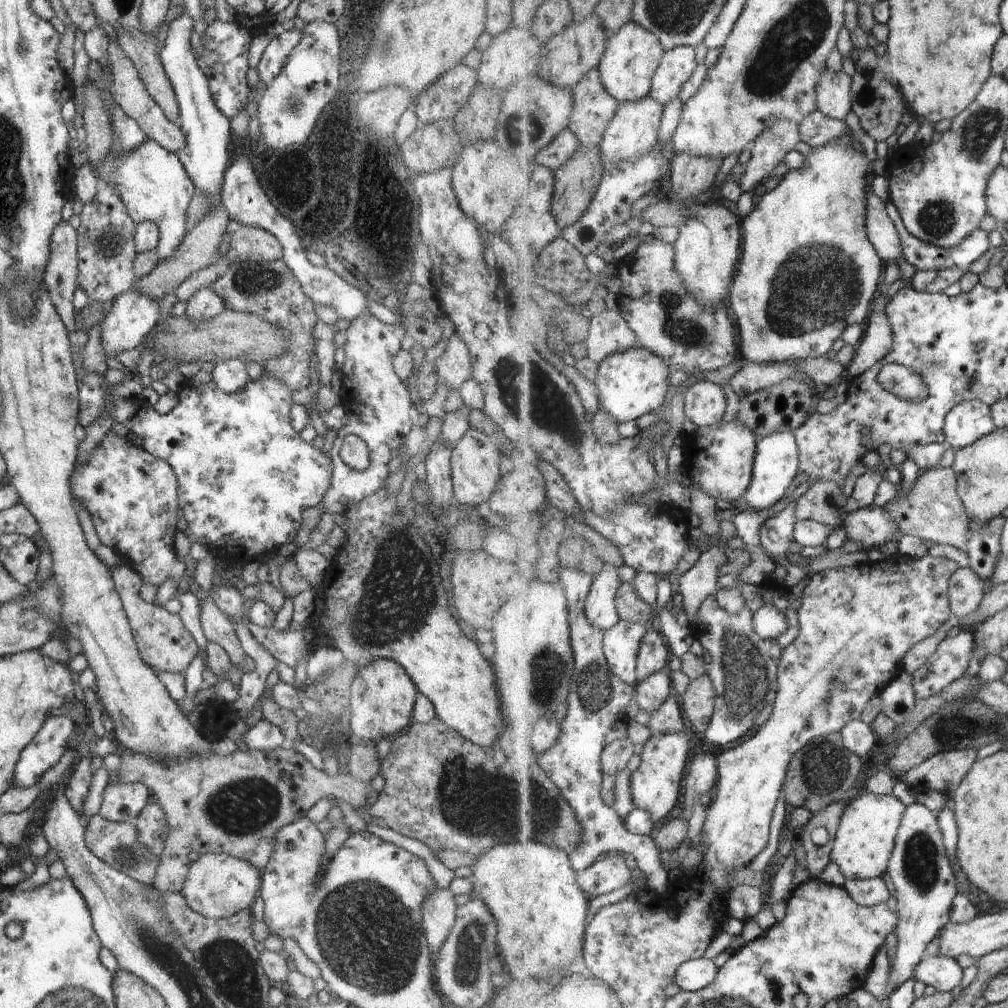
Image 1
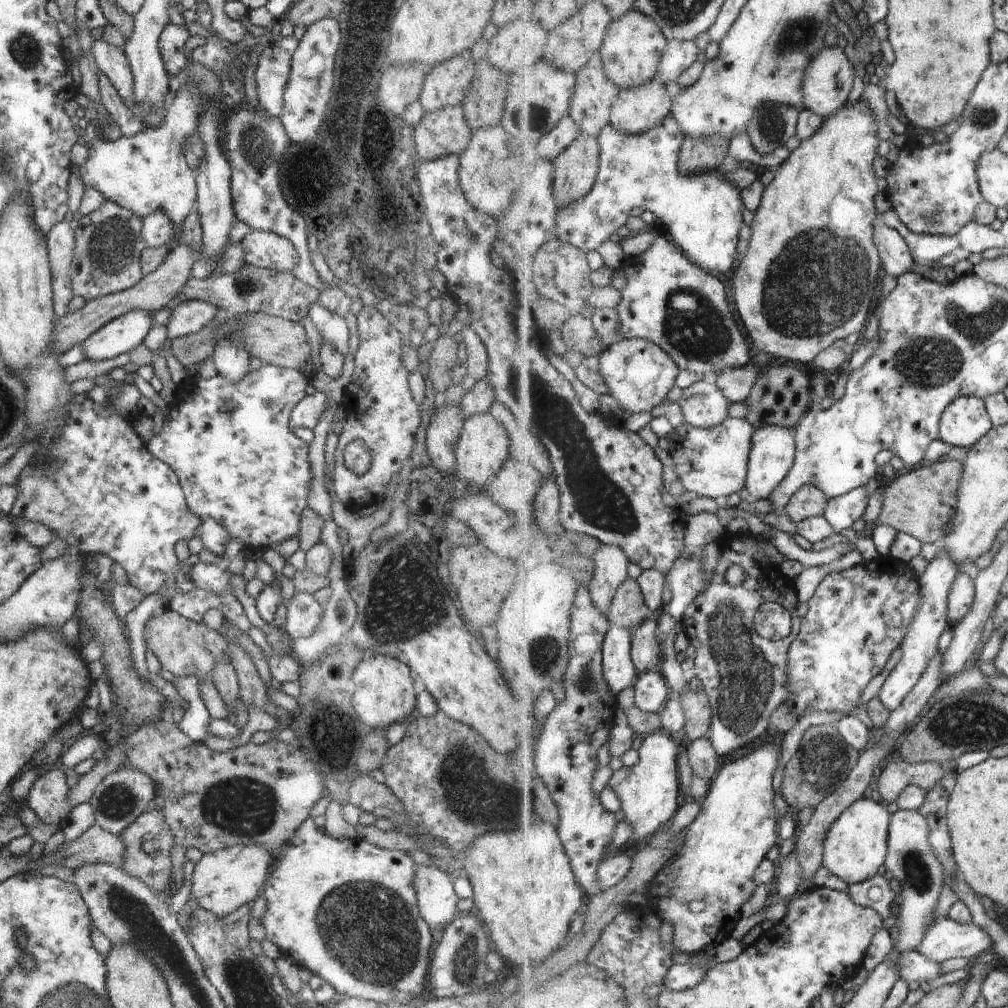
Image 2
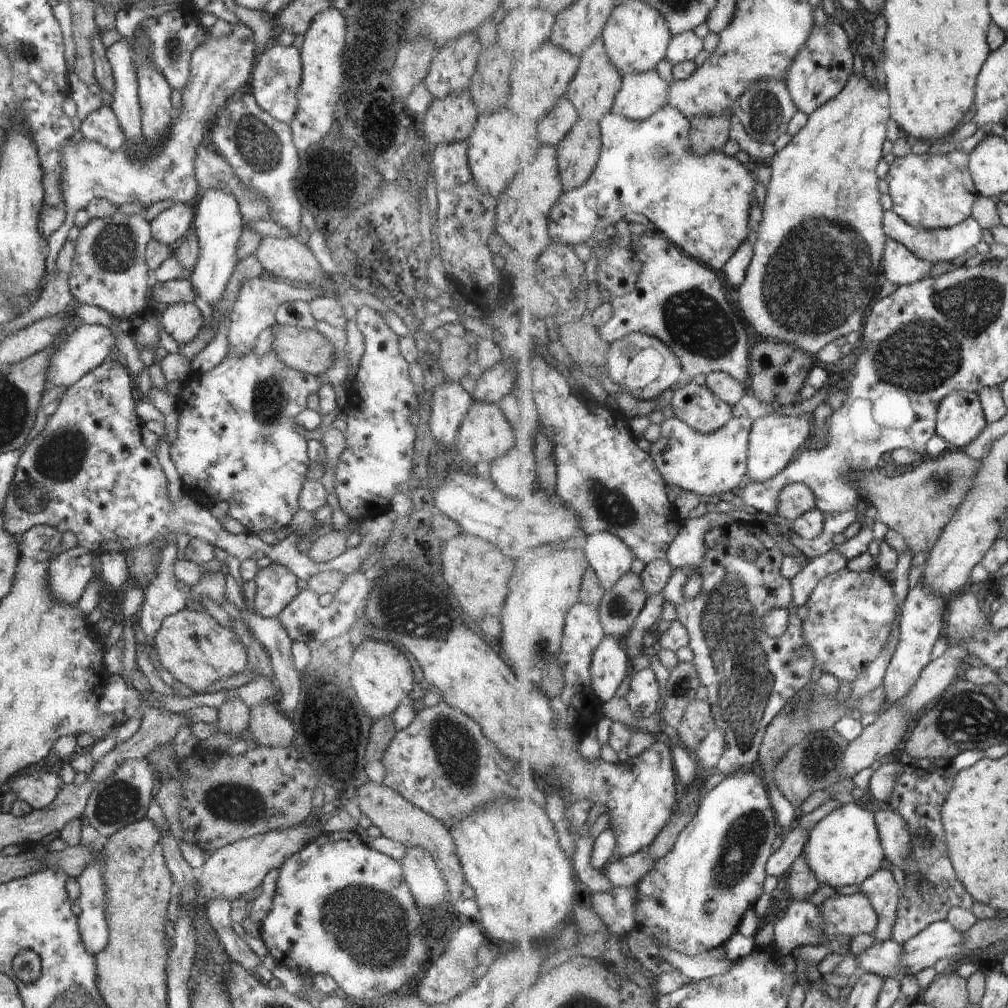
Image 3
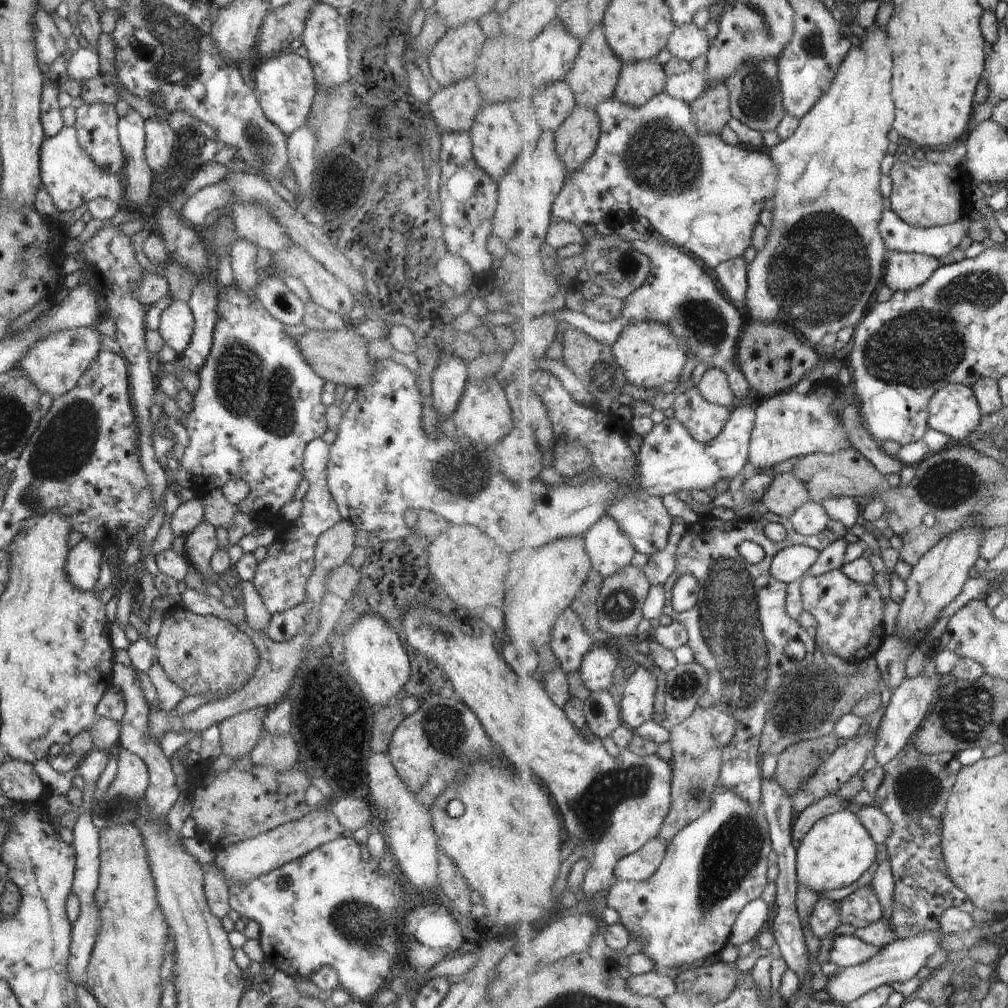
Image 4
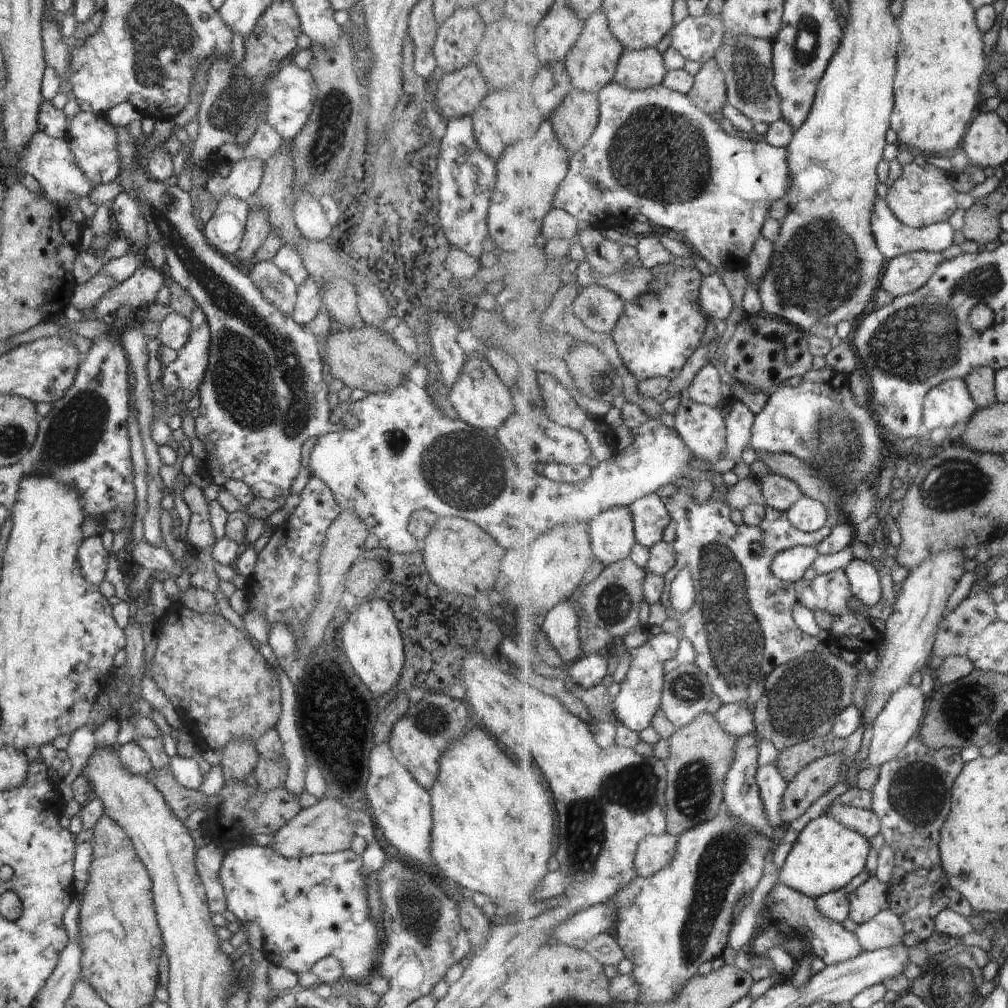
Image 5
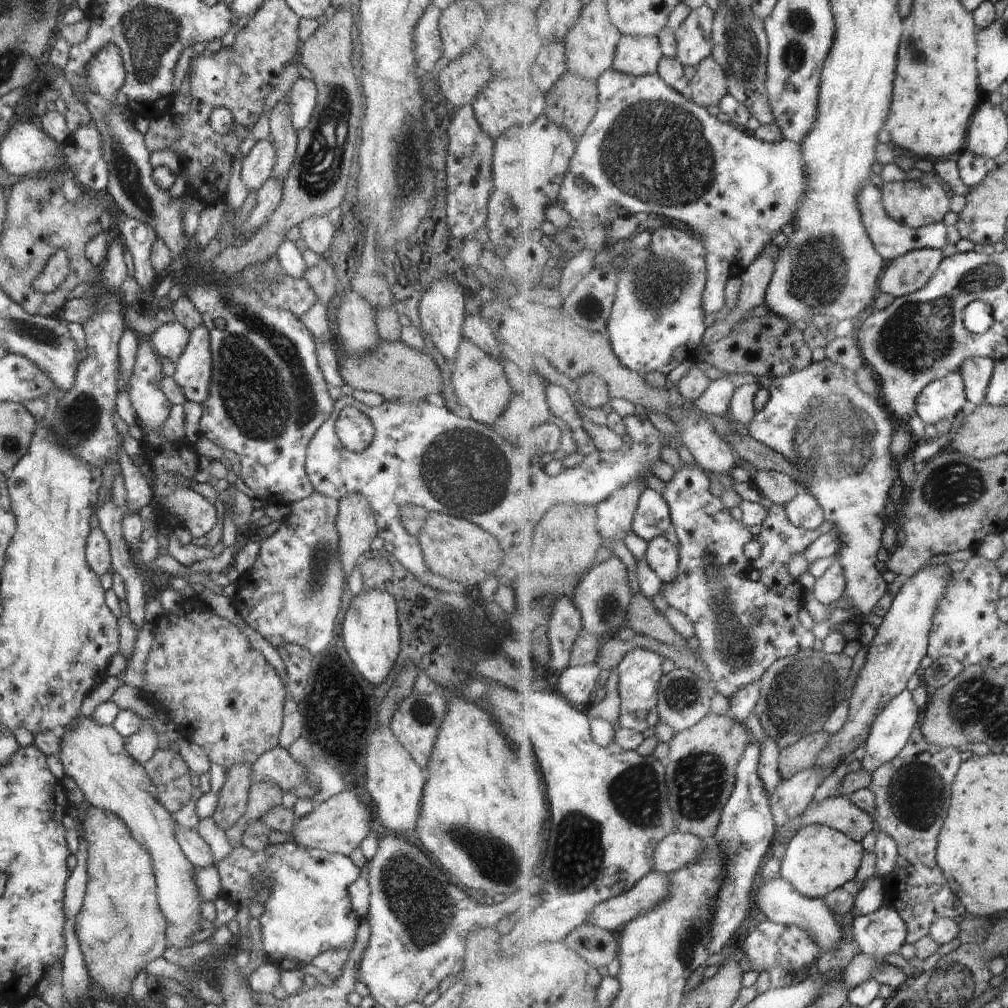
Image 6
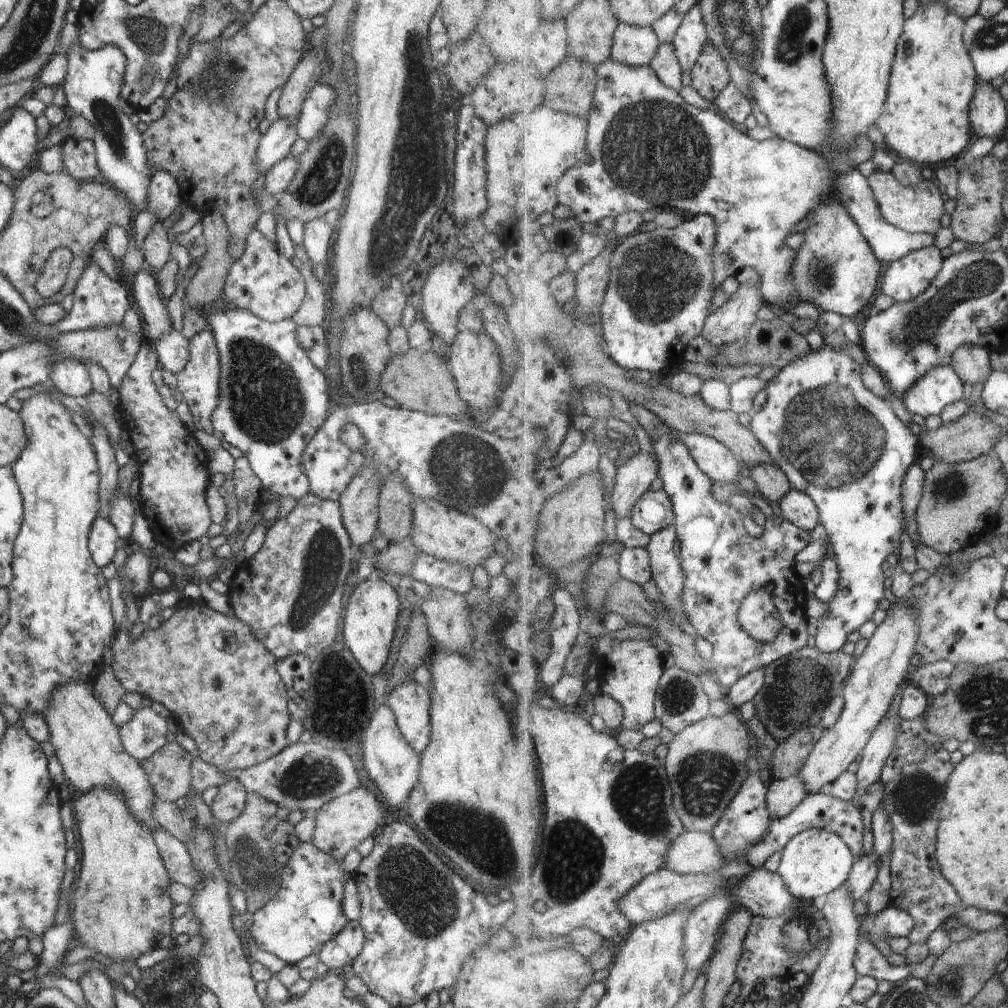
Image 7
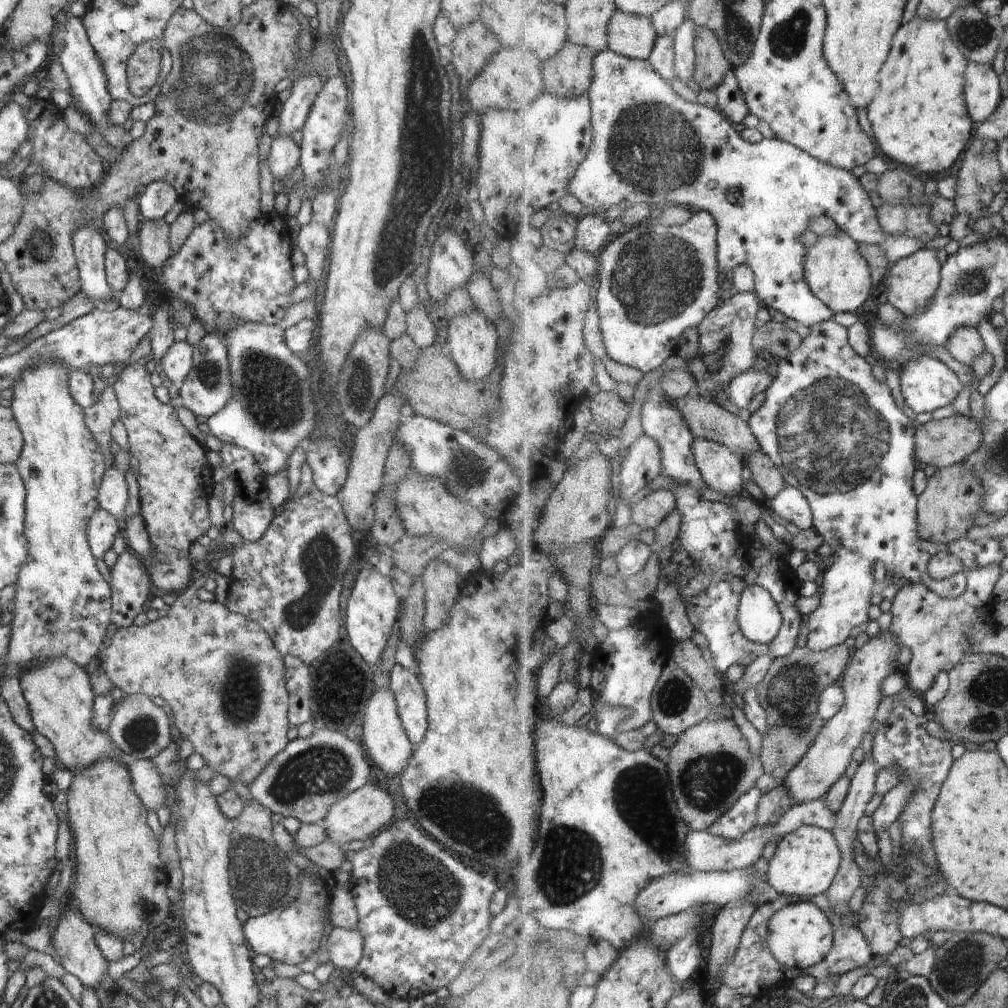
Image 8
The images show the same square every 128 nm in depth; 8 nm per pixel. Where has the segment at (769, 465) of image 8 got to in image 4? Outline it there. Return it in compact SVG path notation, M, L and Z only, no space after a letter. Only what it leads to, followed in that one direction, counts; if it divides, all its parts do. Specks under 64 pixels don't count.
M780 473L774 478L774 484L766 492L763 503L780 516L791 518L798 510L813 500L809 485L796 474Z

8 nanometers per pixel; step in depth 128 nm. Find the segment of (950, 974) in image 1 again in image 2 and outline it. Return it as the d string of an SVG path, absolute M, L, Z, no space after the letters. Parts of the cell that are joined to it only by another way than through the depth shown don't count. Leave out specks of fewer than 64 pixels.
M914 950L902 956L900 964L902 979L906 982L932 982L940 978L944 973L944 966L940 962L934 962L920 954L919 950Z

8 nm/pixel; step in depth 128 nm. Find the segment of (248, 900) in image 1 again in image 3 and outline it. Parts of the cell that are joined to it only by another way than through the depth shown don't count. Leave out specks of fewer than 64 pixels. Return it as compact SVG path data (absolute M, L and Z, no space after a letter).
M298 824L294 828L274 830L274 832L237 840L235 843L209 853L208 860L199 870L197 895L202 898L203 902L216 898L224 898L230 902L239 899L244 894L248 894L250 890L258 888L268 872L280 868L286 857L300 852L306 843L313 841L321 832L316 826Z

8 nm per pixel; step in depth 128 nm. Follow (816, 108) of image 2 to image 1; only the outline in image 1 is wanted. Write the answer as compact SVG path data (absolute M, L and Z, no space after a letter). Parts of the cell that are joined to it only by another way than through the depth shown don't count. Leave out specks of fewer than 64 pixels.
M850 67L844 70L827 69L818 84L818 108L835 119L846 120L853 110L853 72Z

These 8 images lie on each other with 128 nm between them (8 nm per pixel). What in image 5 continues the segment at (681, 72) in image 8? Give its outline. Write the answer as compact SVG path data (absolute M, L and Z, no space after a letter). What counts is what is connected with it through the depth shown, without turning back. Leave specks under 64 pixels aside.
M709 10L698 17L689 16L676 24L671 36L673 46L690 61L702 65L717 59L724 44L721 14L710 16Z

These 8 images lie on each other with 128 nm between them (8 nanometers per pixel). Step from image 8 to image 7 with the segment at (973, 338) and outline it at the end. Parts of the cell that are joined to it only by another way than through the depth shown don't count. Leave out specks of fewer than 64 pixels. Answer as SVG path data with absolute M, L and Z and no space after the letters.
M964 344L962 348L958 348L953 365L962 380L966 382L966 386L976 386L982 380L986 381L989 378L988 374L992 372L990 350L984 346Z

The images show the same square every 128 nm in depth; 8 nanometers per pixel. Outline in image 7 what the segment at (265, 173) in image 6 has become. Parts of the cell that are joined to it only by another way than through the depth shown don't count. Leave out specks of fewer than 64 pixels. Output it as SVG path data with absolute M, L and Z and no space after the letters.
M277 118L271 123L266 134L261 139L256 150L256 170L259 173L268 172L272 166L276 166L282 158L288 156L290 149L298 138L296 130L298 120L288 122L284 118Z

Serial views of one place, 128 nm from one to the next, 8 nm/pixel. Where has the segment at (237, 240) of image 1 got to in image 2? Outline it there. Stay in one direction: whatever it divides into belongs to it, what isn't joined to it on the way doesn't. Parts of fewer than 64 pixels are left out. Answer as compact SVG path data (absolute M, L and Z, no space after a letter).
M252 229L241 241L244 261L256 268L292 272L299 256L286 237Z

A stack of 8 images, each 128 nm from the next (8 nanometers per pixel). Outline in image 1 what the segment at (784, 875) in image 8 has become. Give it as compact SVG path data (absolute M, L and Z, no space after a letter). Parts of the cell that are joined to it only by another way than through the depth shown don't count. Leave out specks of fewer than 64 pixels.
M866 793L850 803L842 817L840 830L832 852L833 862L839 866L846 879L875 879L889 870L894 851L897 850L898 834L900 834L906 810L908 810L906 804L893 795Z

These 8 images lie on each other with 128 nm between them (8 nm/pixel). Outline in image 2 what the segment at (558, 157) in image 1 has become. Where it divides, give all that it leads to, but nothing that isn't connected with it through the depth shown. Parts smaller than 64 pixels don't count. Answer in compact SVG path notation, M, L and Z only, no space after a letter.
M571 114L565 116L550 134L546 134L540 140L539 154L541 157L554 161L562 152L570 148L582 134L583 132L574 117Z

